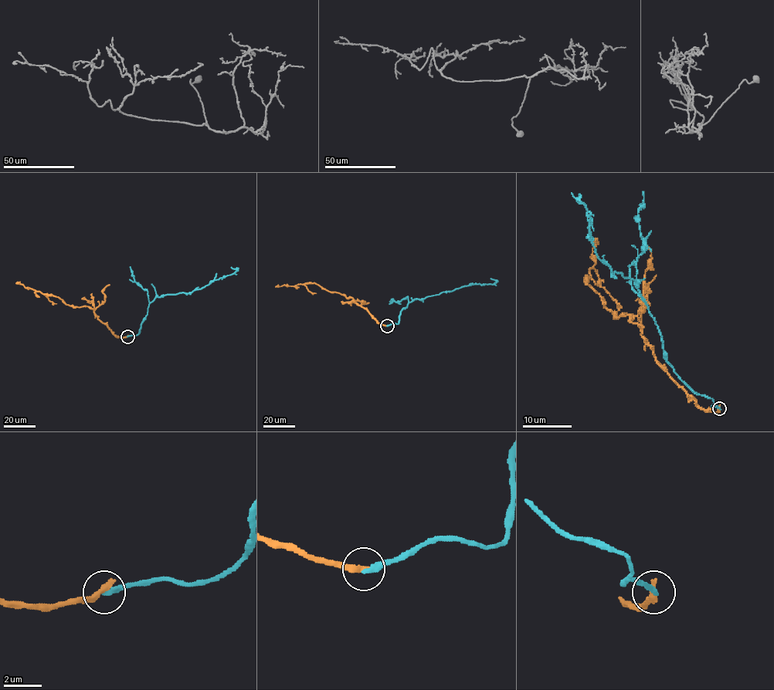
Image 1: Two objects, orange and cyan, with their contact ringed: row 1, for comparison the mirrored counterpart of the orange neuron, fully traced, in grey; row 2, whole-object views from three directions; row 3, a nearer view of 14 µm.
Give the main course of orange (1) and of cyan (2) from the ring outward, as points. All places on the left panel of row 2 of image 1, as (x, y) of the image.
1: (127, 336), (117, 336), (97, 318), (92, 308), (69, 306), (52, 295), (16, 283)
2: (127, 336), (139, 333), (149, 304), (156, 297), (191, 293), (215, 280), (233, 274), (237, 270), (231, 267)

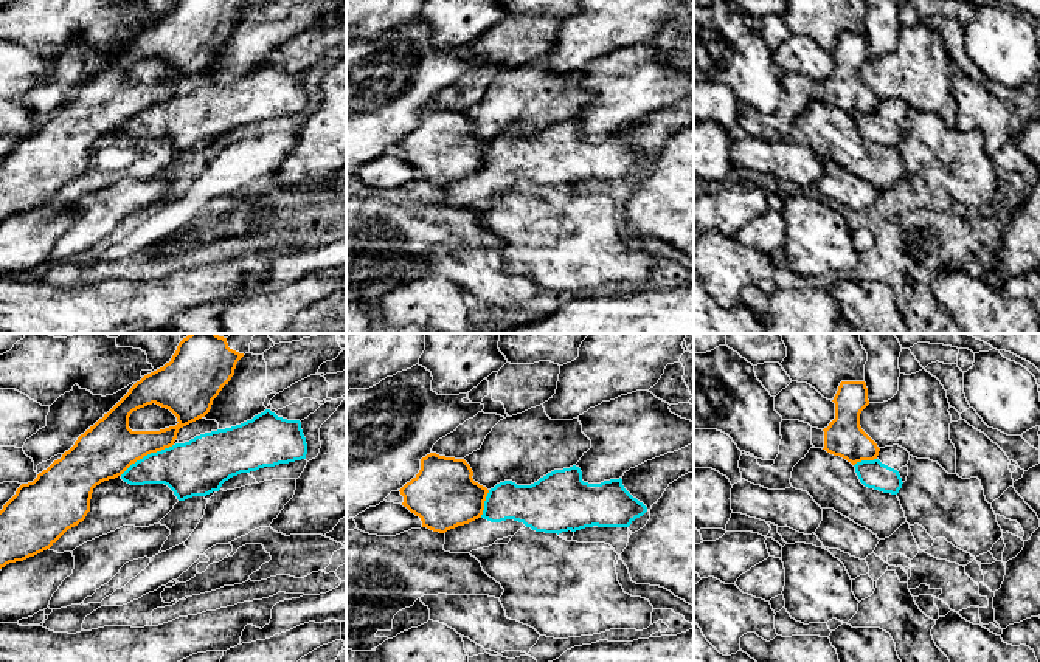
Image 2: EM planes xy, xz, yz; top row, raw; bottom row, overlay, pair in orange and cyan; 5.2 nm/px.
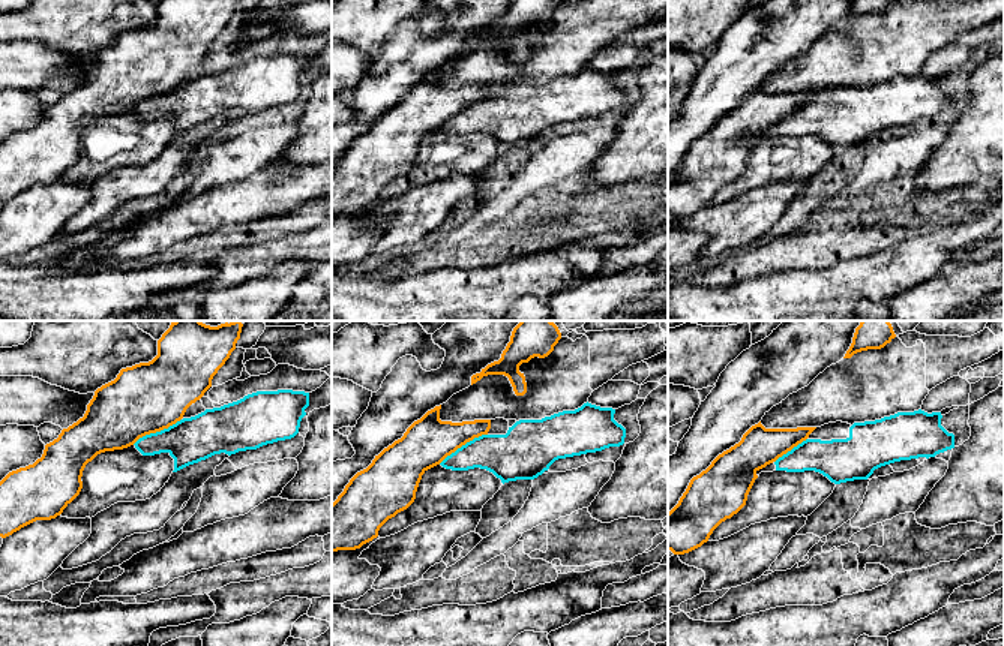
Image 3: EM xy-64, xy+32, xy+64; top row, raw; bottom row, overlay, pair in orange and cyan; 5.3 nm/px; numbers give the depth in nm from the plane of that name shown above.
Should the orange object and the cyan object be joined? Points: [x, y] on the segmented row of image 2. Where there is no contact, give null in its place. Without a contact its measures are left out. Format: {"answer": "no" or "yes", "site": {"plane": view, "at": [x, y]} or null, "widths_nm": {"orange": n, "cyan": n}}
{"answer": "no", "site": {"plane": "xy", "at": [146, 455]}, "widths_nm": {"orange": 280, "cyan": 280}}

